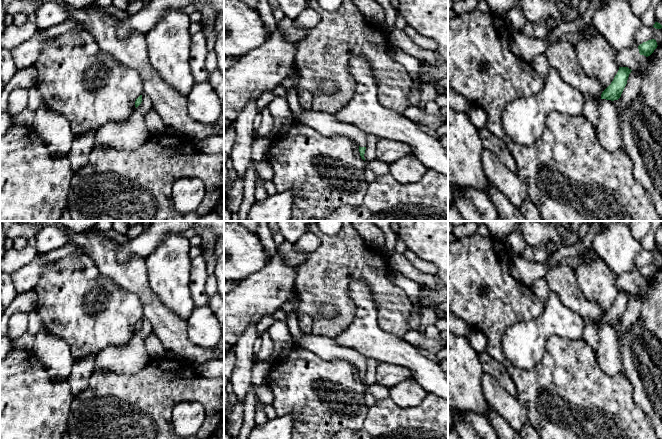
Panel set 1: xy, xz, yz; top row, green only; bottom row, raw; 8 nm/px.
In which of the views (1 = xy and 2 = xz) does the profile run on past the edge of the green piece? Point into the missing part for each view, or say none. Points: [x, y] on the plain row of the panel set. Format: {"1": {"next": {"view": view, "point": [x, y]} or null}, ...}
{"1": {"next": null}, "2": {"next": null}}

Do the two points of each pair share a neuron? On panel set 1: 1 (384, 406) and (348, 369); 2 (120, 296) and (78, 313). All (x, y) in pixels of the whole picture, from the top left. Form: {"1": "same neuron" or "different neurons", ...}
{"1": "different neurons", "2": "same neuron"}

